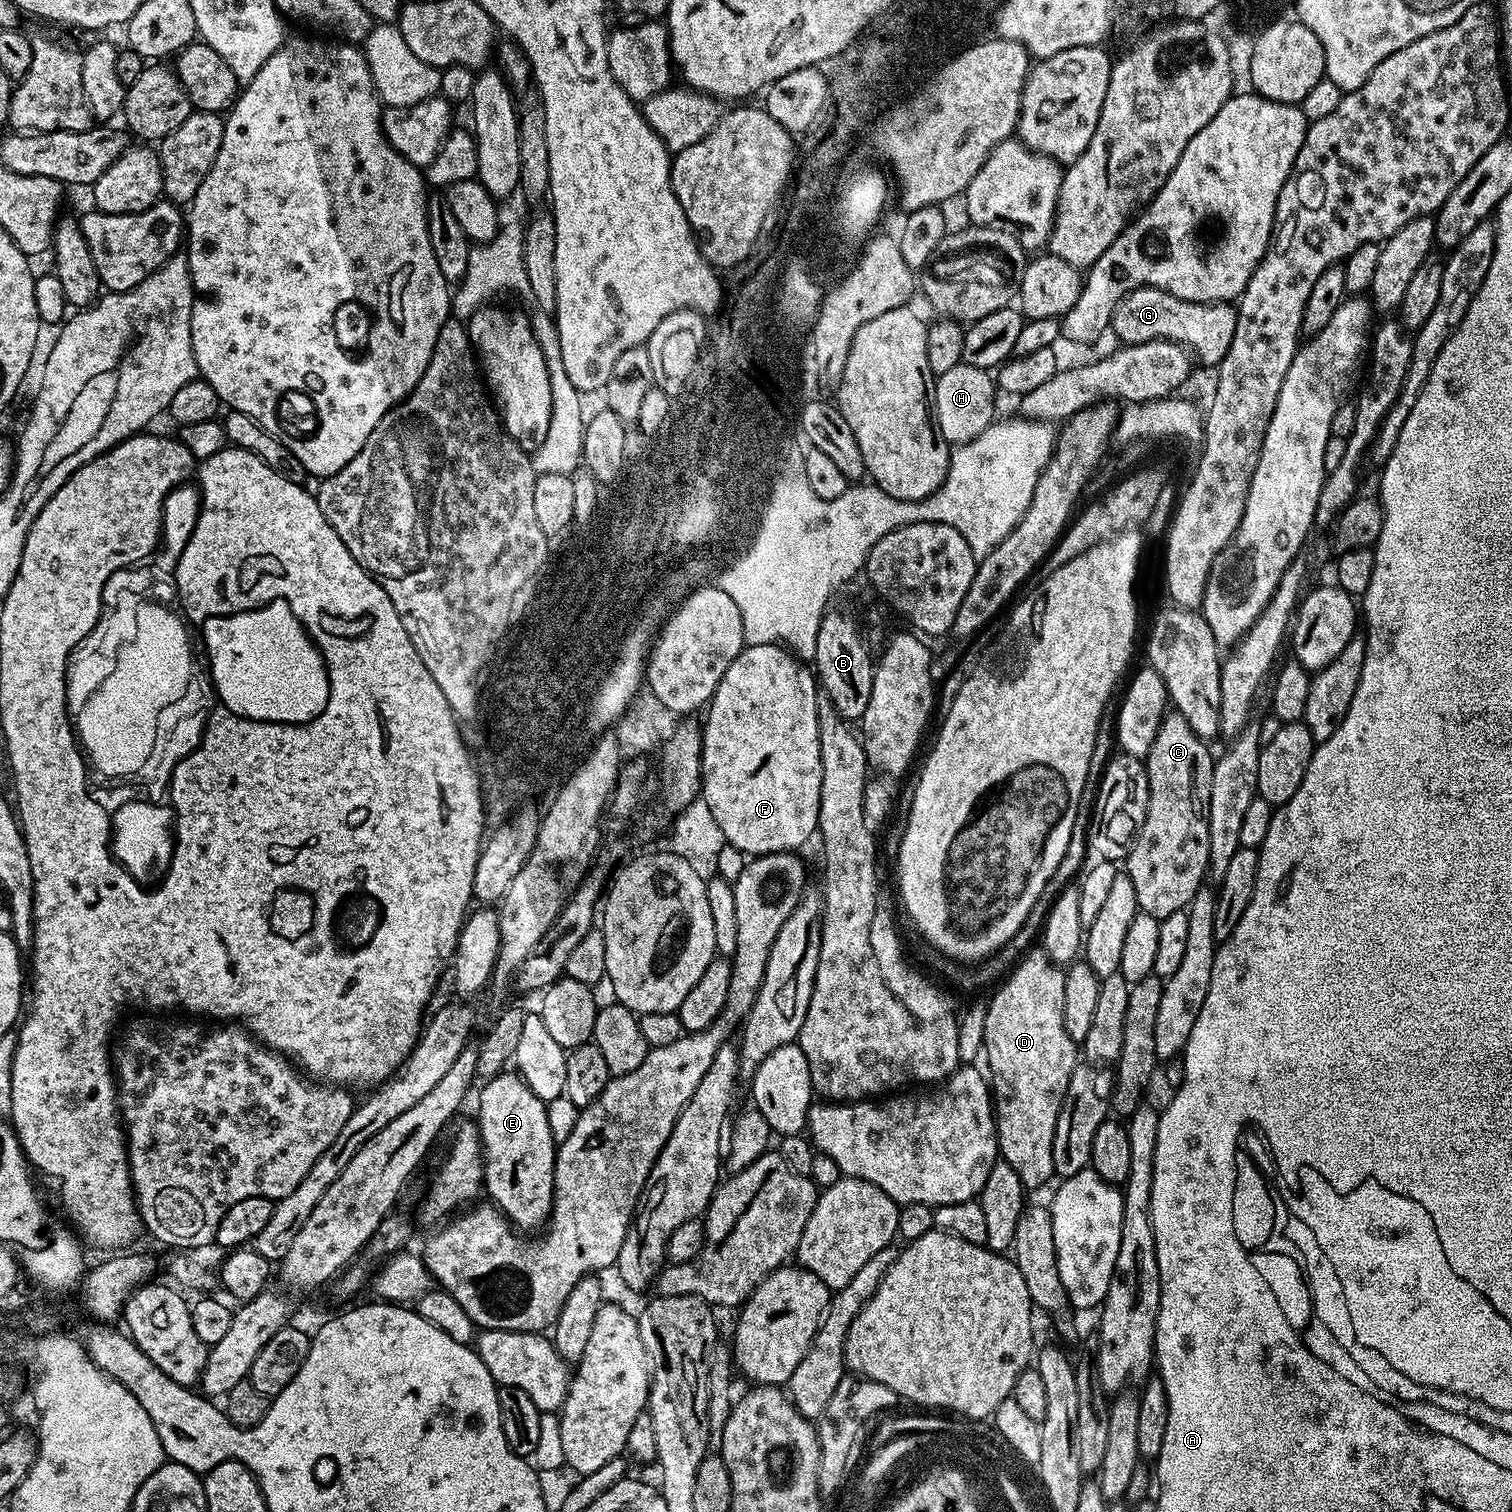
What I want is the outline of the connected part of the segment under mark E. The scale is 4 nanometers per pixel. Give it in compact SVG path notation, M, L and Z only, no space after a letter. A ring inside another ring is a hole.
M506 1070L500 1076L487 1081L480 1092L480 1147L484 1154L484 1182L487 1199L503 1212L513 1228L524 1234L532 1234L547 1225L552 1214L554 1170L558 1141L550 1134L550 1122L546 1122L547 1103L526 1086L526 1082L515 1071Z

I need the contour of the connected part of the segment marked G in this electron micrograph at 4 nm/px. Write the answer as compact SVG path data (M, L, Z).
M1135 288L1127 292L1112 309L1111 335L1116 335L1121 345L1150 342L1152 339L1173 340L1188 350L1197 361L1218 366L1234 342L1236 309L1231 303L1203 304L1174 298L1166 290Z

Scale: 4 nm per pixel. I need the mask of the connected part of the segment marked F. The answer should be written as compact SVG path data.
M779 643L774 644L748 644L738 654L738 658L734 658L734 662L730 662L730 666L726 670L726 674L722 674L722 682L718 682L716 692L712 696L710 703L707 705L708 721L704 720L702 724L703 740L701 742L701 774L703 776L702 797L710 806L710 811L714 816L718 827L722 830L725 841L733 844L736 849L744 853L745 857L765 856L766 854L774 854L775 852L796 852L807 842L808 839L815 837L818 832L820 822L820 791L822 790L822 758L820 757L820 743L818 742L818 710L816 709L816 697L818 695L818 680L814 675L813 669L807 663L801 662L787 647L781 646Z

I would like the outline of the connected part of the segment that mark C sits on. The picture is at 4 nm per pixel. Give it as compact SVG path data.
M1172 710L1165 715L1163 722L1158 726L1158 734L1146 757L1150 790L1146 822L1142 822L1142 830L1132 844L1126 861L1126 871L1130 882L1134 882L1134 894L1138 894L1140 911L1150 914L1155 920L1165 920L1170 914L1185 911L1210 872L1208 807L1210 806L1214 752L1211 752L1207 746L1209 745L1206 740L1190 728L1186 718L1180 712Z

